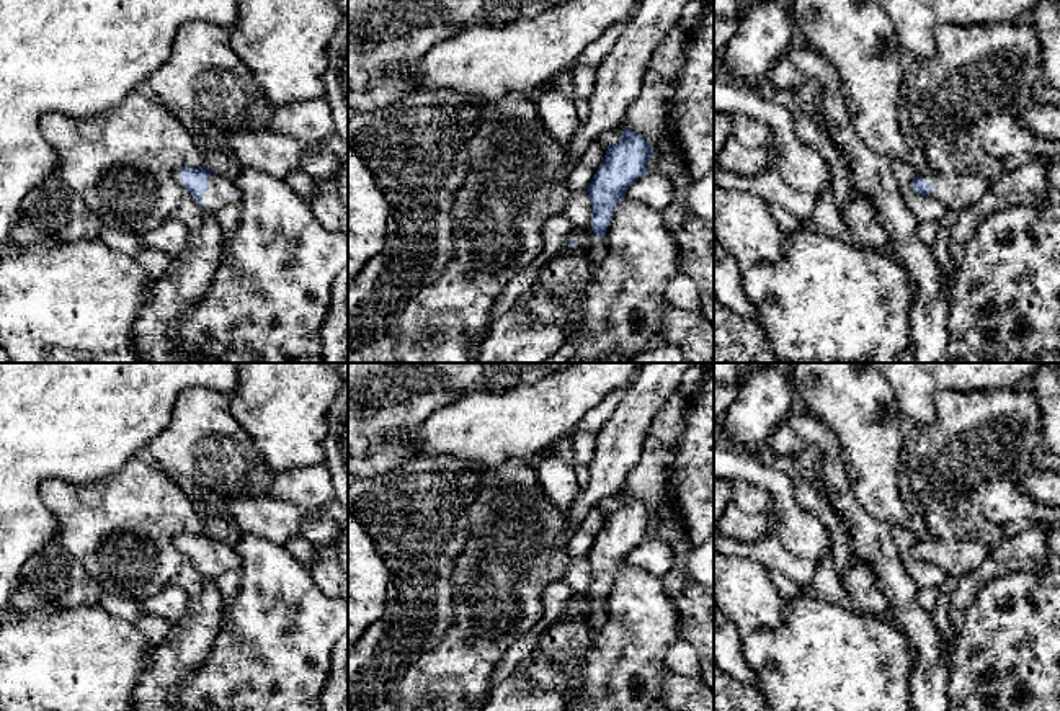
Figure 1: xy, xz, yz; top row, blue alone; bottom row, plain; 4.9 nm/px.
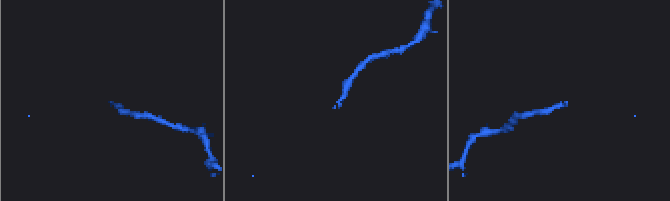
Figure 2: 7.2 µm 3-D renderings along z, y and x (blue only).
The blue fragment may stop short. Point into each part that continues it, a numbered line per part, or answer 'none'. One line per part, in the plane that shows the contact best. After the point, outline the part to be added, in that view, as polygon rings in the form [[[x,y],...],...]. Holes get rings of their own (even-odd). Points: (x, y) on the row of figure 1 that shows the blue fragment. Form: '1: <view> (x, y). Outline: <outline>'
1: xy (216, 196). Outline: [[[212,175],[207,181],[206,193],[203,195],[203,204],[206,209],[220,209],[227,204],[238,204],[242,193],[235,181],[227,180],[220,175]]]

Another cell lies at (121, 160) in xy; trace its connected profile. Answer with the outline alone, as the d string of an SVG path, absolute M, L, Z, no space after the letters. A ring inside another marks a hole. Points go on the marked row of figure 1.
M145 88L132 90L116 106L88 114L46 113L39 127L57 155L57 186L83 199L101 226L142 237L170 219L188 195L173 178L180 167L203 167L203 155L185 126Z

